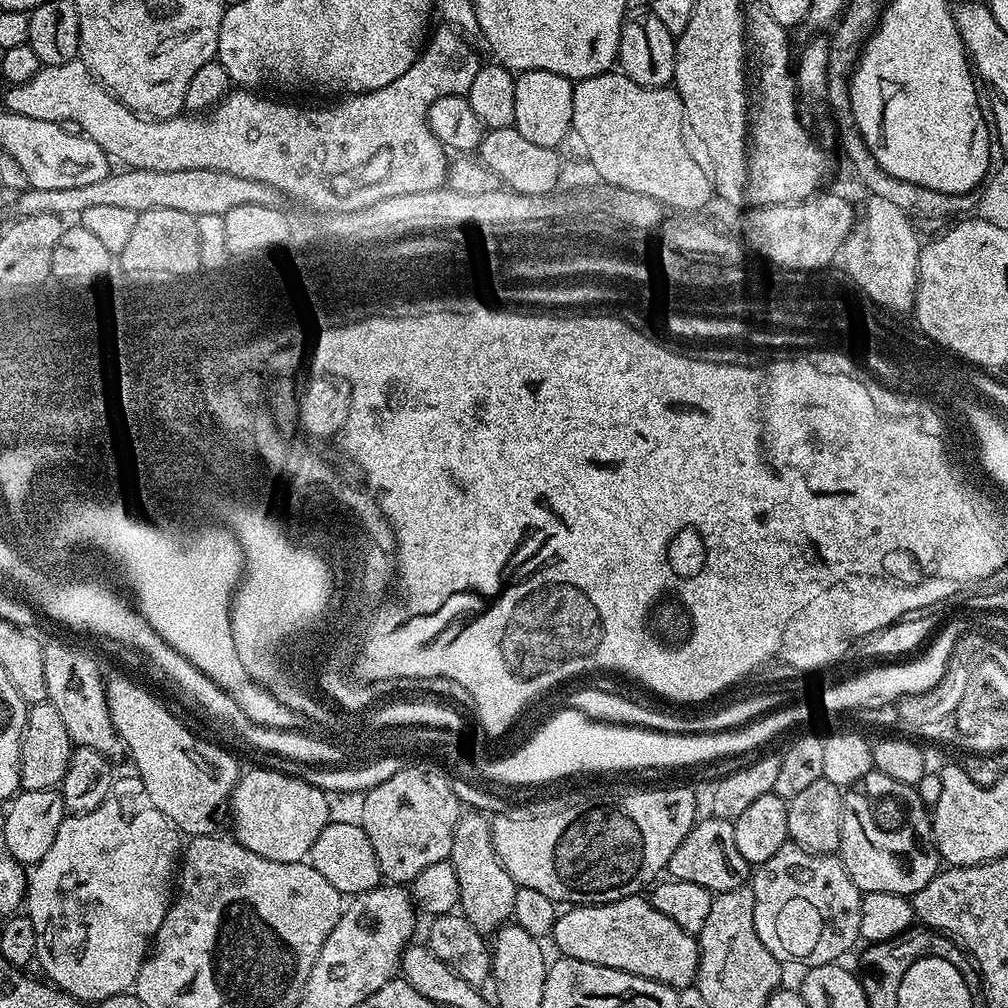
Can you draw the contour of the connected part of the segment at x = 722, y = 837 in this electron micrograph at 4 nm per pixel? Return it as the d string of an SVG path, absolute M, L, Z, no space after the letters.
M715 814L697 819L692 829L682 838L678 850L670 854L670 862L666 869L667 875L682 882L695 882L712 893L738 890L745 887L750 880L750 866L746 858L738 850L734 838L734 823Z

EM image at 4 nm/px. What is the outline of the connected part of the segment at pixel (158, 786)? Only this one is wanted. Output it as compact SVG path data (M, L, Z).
M128 674L108 676L108 709L114 722L116 732L120 735L121 745L132 755L136 763L135 775L146 786L146 794L150 794L150 802L162 810L162 814L176 825L181 833L189 837L207 836L213 831L212 819L220 812L220 807L227 805L232 798L232 791L242 775L242 767L224 748L211 744L203 735L192 733L185 721L173 715L173 709L156 696L151 696L144 688L135 684L133 677Z

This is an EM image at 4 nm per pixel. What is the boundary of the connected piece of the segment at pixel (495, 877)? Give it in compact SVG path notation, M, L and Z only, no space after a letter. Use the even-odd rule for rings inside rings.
M479 811L463 813L454 830L451 862L458 874L459 911L481 934L495 933L512 920L514 894L517 886L514 878L506 874L506 866L498 858L492 845L492 825L489 817Z

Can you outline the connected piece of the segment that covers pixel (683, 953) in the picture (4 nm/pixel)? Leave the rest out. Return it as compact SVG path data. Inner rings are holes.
M640 894L627 896L609 904L572 906L561 911L557 915L556 924L552 927L550 940L564 951L561 953L567 959L623 970L623 972L629 972L677 990L683 990L687 984L688 987L695 985L696 971L700 966L700 946L697 937L693 933L682 930L678 922L670 922L666 914L654 910L651 899Z

